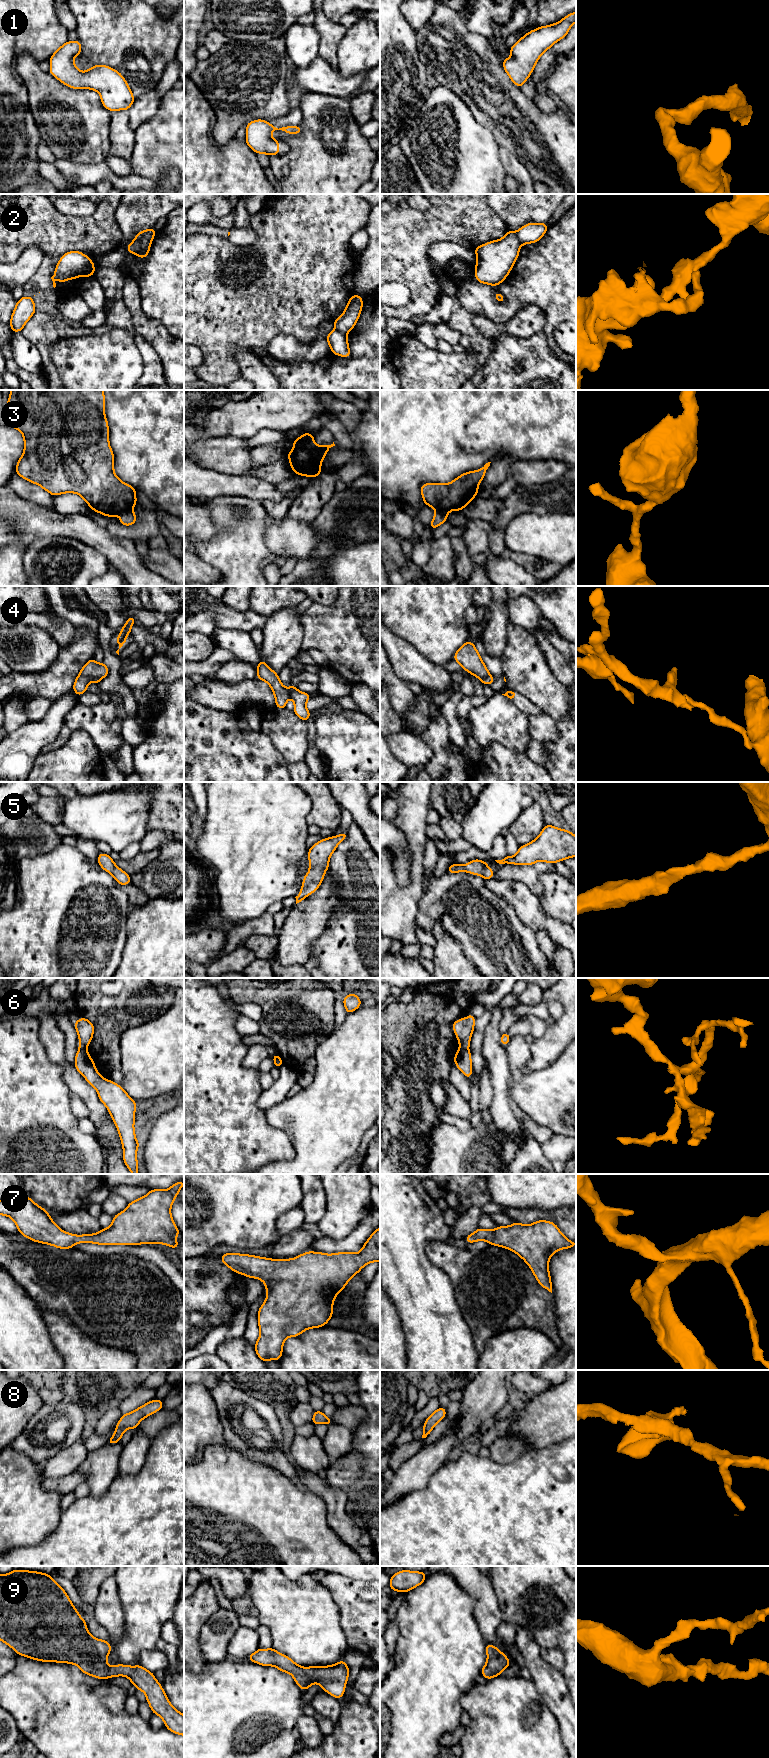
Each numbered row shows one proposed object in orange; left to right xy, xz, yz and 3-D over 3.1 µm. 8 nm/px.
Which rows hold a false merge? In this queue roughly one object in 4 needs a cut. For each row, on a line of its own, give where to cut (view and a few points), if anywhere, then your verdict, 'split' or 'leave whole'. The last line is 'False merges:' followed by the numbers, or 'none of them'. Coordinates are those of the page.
1: cut none; leave whole
2: cut xy (155, 230), (149, 231), (143, 237), (140, 248), (135, 253); split
3: cut xy (131, 509), (119, 515); split
4: cut xz (295, 687), (292, 689), (289, 697); split
5: cut none; leave whole
6: cut yz (459, 1048), (467, 1050); split
7: cut none; leave whole
8: cut none; leave whole
9: cut none; leave whole
False merges: 2, 3, 4, 6

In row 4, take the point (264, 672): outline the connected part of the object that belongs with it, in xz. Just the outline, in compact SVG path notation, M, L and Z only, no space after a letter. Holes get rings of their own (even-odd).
M260 660L256 668L257 678L267 682L272 689L272 692L275 696L276 707L285 709L286 702L290 698L292 689L297 689L297 686L291 685L289 688L285 688L281 683L278 674L274 672L263 660Z

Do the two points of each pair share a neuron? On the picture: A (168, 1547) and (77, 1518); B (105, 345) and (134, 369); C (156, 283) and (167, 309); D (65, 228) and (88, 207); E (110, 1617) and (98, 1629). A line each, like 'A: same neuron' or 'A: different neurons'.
A: same neuron
B: same neuron
C: same neuron
D: different neurons
E: different neurons

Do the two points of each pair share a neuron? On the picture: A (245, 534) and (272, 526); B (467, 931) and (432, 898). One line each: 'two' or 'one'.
A: two
B: one

